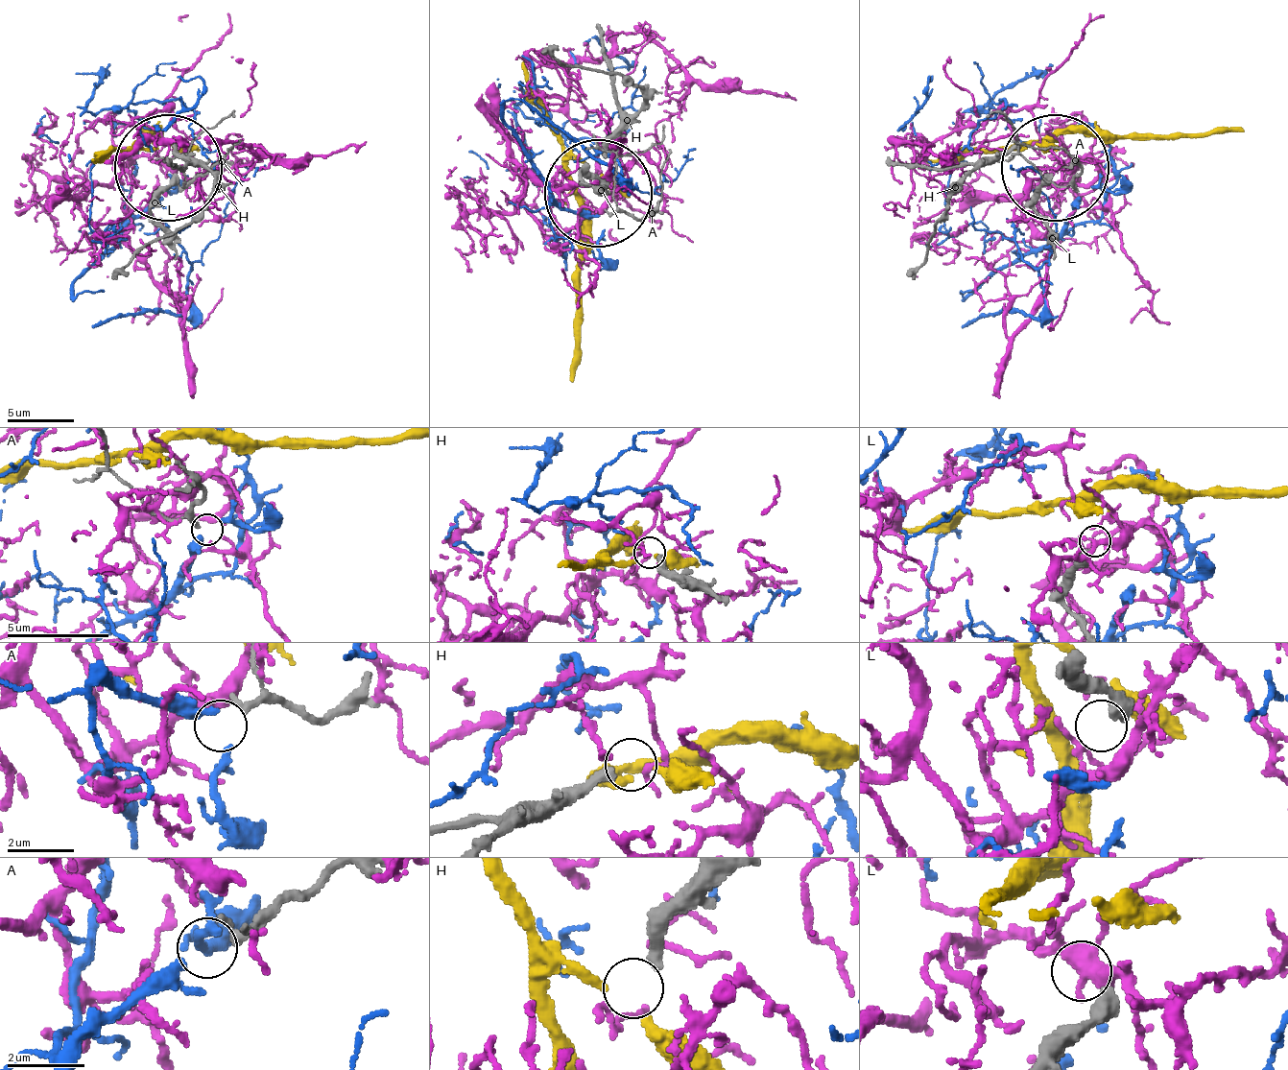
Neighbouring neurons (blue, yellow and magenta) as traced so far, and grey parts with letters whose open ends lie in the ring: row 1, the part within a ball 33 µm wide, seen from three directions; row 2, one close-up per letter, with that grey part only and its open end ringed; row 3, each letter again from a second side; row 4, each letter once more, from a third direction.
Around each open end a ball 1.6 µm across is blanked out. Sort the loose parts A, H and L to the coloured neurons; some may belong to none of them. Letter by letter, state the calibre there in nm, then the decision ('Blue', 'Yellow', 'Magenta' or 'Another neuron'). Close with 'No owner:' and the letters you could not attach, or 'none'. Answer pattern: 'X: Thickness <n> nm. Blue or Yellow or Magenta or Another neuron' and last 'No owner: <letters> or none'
A: Thickness 190 nm. Blue
H: Thickness 320 nm. Another neuron
L: Thickness 480 nm. Another neuron
No owner: H, L

